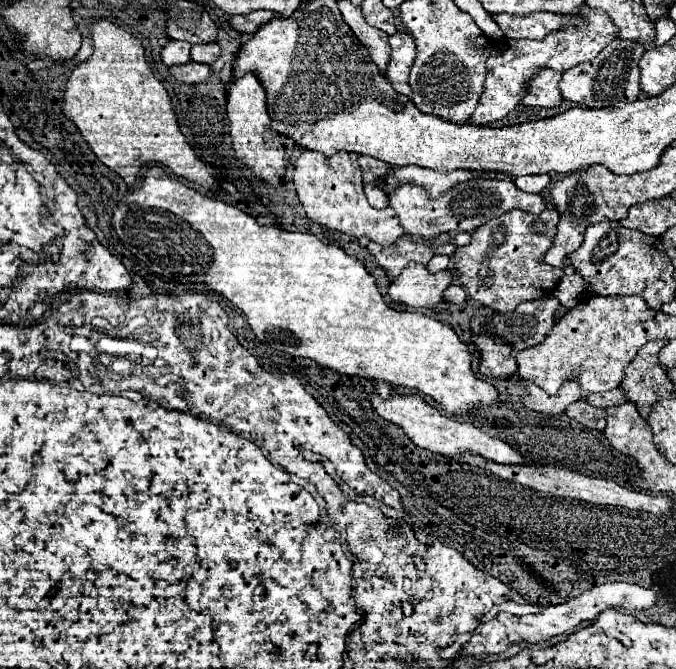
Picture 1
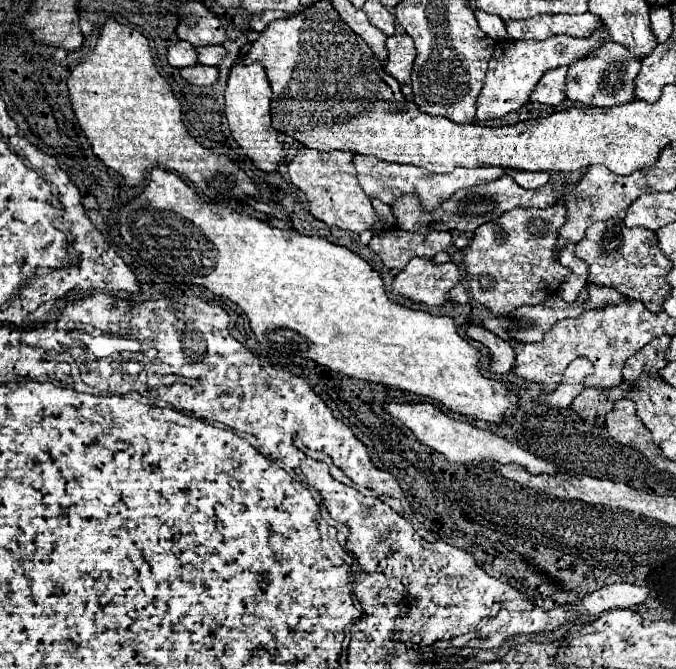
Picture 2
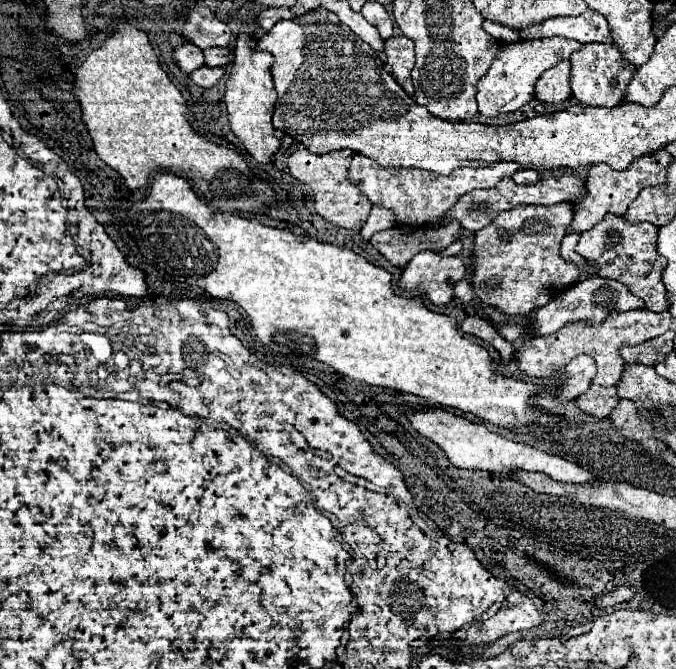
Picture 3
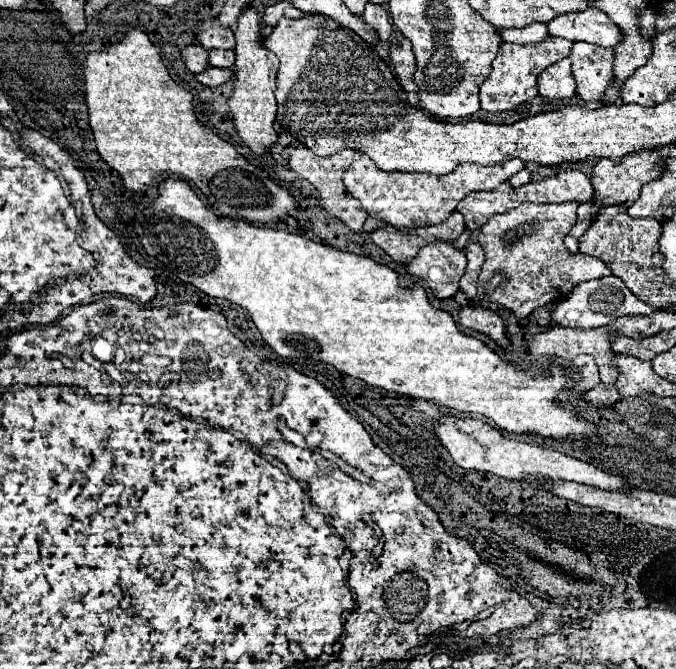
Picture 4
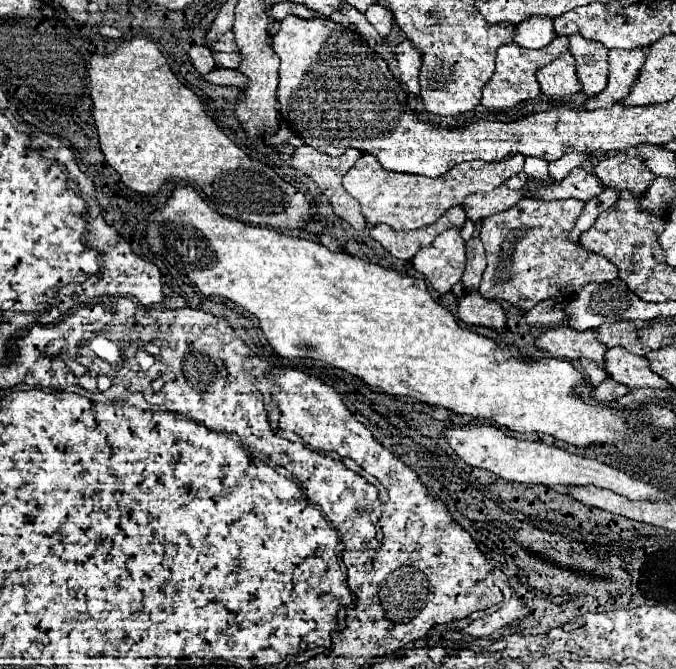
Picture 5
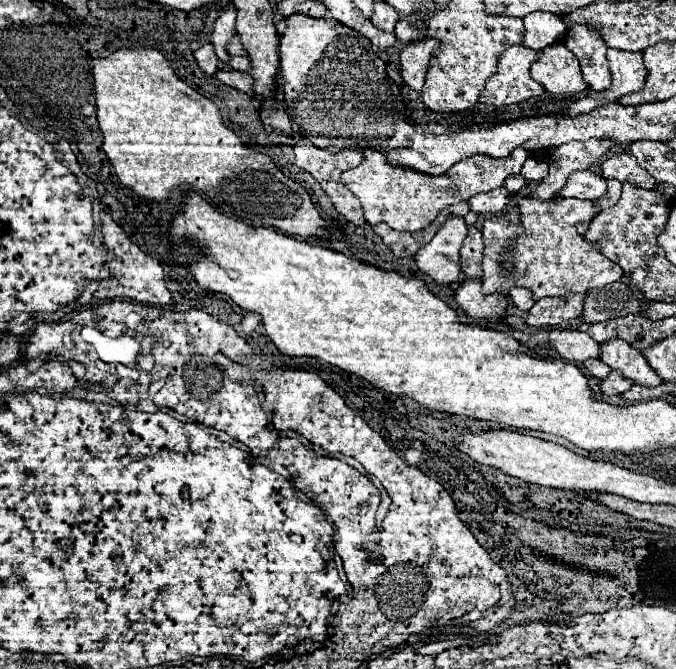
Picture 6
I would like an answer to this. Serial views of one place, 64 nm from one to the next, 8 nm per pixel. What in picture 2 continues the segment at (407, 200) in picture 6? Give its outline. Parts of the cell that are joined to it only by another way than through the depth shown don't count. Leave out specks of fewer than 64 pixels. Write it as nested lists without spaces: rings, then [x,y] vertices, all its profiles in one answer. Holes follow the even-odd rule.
[[[356,156],[354,158],[354,166],[358,170],[358,180],[364,188],[364,192],[370,198],[380,198],[386,204],[392,204],[394,200],[398,200],[400,196],[404,196],[406,192],[416,192],[422,206],[432,210],[436,206],[440,206],[444,200],[448,200],[456,190],[460,188],[472,188],[478,184],[488,184],[498,180],[500,176],[504,176],[506,172],[514,174],[512,170],[506,168],[498,168],[498,166],[482,166],[482,168],[454,168],[450,174],[432,174],[426,168],[420,166],[400,166],[400,164],[390,164],[384,160],[376,160],[374,156]]]

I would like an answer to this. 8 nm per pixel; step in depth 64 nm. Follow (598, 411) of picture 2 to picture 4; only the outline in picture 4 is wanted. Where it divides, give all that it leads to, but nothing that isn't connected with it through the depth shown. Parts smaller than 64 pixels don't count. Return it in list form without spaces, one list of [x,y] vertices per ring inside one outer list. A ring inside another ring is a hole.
[[[598,384],[596,388],[588,390],[584,394],[584,400],[590,404],[590,408],[594,410],[602,410],[604,406],[612,406],[614,402],[620,400],[620,394],[614,386],[606,386],[606,384]]]

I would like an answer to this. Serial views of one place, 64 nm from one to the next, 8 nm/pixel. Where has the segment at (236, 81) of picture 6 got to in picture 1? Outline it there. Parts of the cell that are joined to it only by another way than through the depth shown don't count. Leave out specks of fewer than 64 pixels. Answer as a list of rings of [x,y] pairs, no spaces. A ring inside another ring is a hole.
[[[188,62],[188,64],[180,64],[180,66],[170,66],[170,74],[178,82],[198,84],[198,82],[206,82],[210,78],[210,68],[204,64],[198,64],[198,62]]]

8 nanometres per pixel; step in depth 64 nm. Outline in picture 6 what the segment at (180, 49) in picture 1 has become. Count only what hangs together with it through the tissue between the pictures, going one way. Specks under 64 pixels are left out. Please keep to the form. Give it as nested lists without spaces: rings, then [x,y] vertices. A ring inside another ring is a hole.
[[[206,44],[206,46],[198,48],[198,50],[194,52],[194,58],[196,58],[196,62],[198,62],[198,66],[200,66],[202,72],[214,74],[214,72],[218,70],[218,64],[220,64],[220,62],[218,62],[218,58],[216,58],[216,54],[214,54],[212,44]]]

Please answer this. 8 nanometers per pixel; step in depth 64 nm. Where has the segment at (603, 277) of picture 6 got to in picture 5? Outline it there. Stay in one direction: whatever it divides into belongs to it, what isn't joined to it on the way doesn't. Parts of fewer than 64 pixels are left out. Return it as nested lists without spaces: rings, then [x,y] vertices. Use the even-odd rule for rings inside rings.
[[[522,198],[514,208],[488,216],[480,230],[488,266],[478,292],[486,300],[506,300],[522,312],[528,312],[542,300],[568,298],[584,284],[614,280],[618,276],[614,264],[568,240],[582,208],[584,202],[576,198],[554,202]]]

